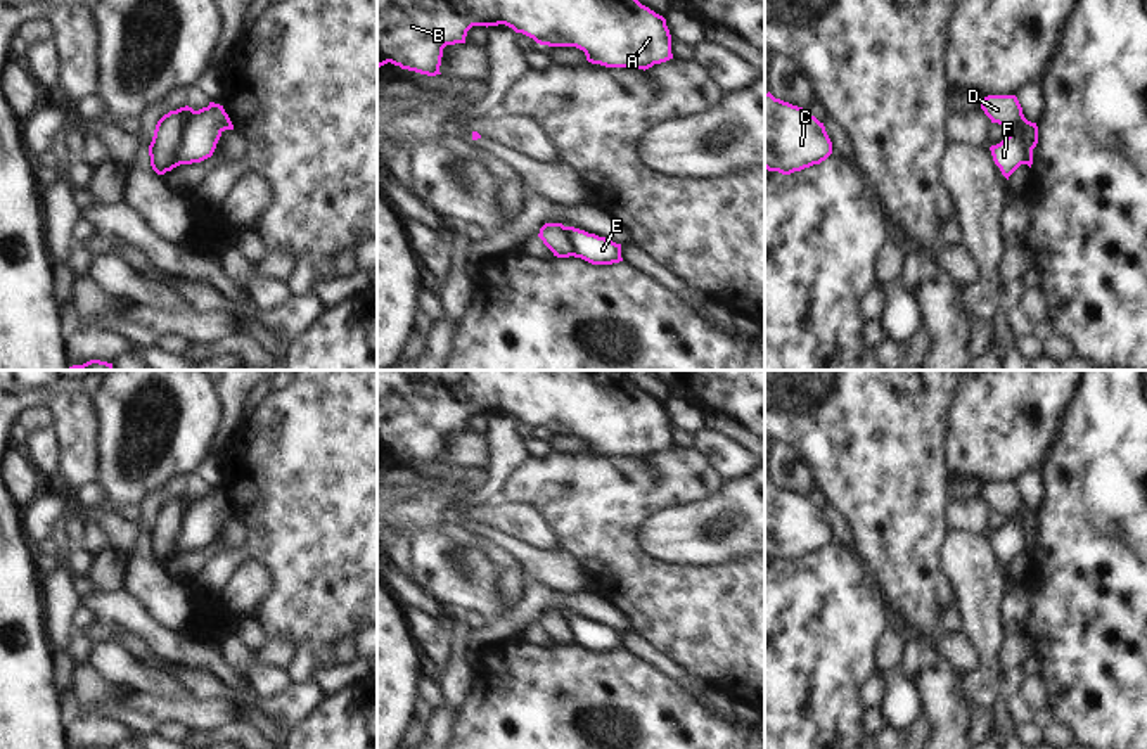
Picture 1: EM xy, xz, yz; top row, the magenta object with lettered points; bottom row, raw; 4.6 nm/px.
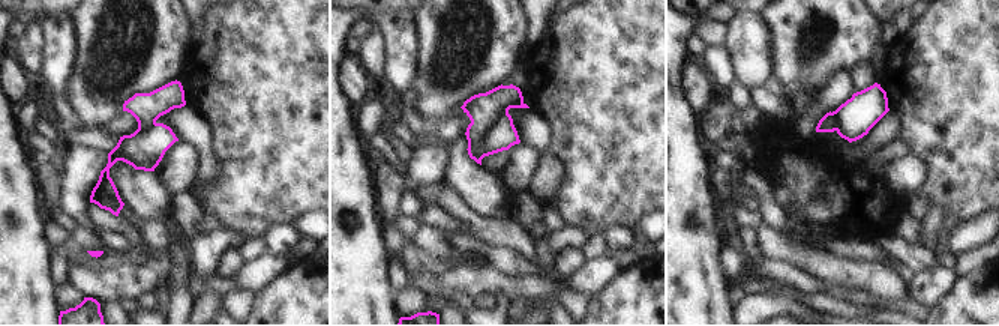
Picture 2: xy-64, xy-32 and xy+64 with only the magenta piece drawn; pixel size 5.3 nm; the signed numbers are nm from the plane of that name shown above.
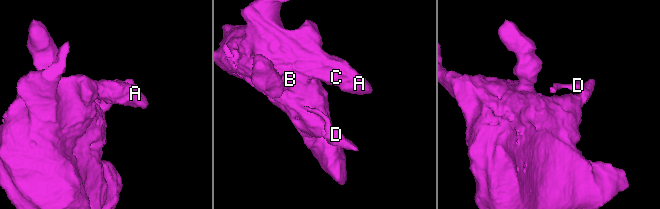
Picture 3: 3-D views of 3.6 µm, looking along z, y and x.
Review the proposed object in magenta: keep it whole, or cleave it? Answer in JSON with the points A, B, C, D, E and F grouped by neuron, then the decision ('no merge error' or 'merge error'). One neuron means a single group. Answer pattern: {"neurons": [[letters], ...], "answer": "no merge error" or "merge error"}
{"neurons": [["A", "B", "C", "E", "F"], ["D"]], "answer": "merge error"}

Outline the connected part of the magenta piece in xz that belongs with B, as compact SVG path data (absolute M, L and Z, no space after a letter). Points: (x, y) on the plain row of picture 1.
M377 370L377 455L391 450L427 464L439 460L443 436L465 431L472 413L505 412L548 434L576 434L606 455L649 457L673 446L666 407L642 393L623 370Z

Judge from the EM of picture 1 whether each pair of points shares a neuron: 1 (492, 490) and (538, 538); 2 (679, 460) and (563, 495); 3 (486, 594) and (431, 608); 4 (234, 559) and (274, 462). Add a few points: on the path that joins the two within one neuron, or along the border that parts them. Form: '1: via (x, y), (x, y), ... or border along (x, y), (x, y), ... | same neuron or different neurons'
1: border along (490, 500), (469, 509), (471, 523) | different neurons
2: via (653, 490), (647, 495), (592, 495) | same neuron
3: border along (409, 580), (438, 606) | different neurons
4: border along (243, 547), (246, 559) | different neurons

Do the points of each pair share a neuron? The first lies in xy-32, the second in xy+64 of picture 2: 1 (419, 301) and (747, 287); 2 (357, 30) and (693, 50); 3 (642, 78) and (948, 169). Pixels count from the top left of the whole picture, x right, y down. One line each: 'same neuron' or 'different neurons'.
1: different neurons
2: different neurons
3: same neuron

